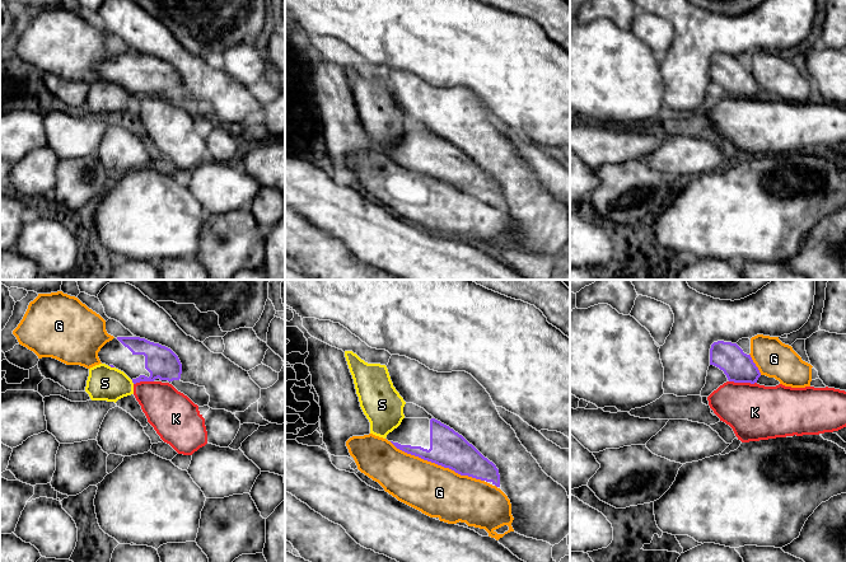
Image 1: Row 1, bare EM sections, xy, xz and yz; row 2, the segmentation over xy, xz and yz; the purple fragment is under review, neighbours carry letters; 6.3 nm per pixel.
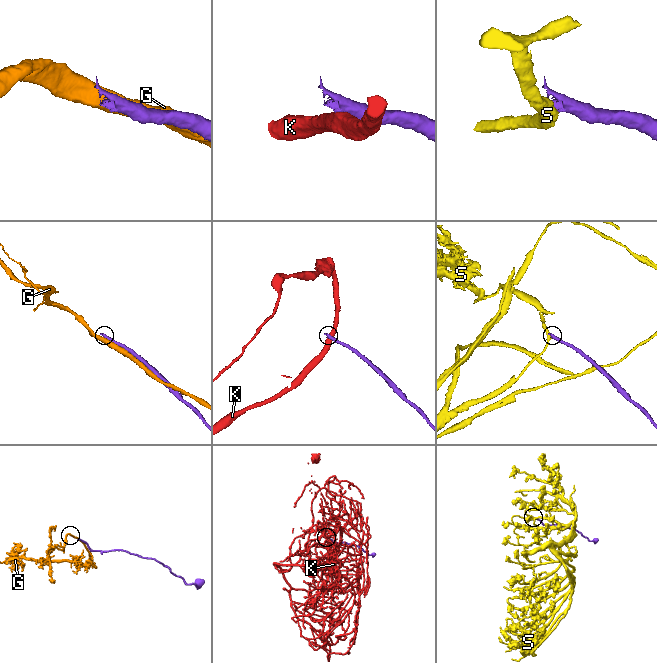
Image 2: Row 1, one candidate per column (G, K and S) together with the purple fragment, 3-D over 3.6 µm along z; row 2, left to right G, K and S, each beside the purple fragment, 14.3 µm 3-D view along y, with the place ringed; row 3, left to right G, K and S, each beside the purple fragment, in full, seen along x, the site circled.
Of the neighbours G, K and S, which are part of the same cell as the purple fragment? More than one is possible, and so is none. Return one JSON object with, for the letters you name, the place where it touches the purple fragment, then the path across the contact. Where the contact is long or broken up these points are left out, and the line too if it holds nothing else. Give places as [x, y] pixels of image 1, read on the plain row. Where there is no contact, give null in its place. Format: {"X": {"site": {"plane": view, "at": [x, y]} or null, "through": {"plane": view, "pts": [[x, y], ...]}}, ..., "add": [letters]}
{"add": []}

